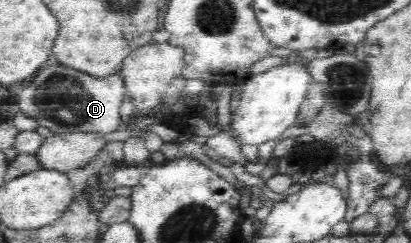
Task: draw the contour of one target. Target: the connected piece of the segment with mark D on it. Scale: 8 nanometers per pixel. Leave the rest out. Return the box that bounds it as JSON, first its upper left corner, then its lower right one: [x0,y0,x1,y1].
[18,64,127,135]

